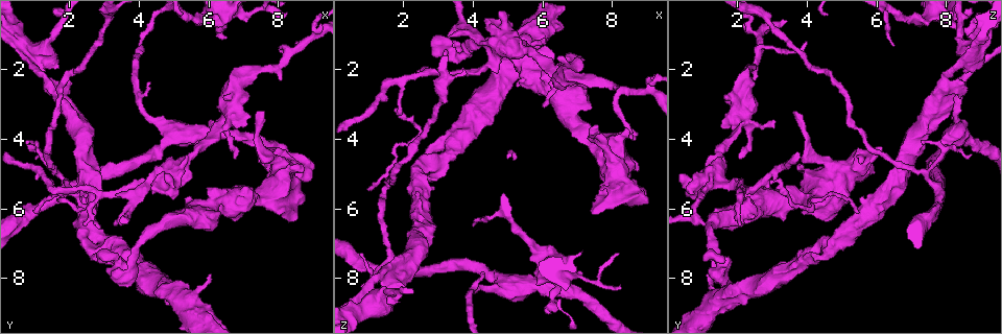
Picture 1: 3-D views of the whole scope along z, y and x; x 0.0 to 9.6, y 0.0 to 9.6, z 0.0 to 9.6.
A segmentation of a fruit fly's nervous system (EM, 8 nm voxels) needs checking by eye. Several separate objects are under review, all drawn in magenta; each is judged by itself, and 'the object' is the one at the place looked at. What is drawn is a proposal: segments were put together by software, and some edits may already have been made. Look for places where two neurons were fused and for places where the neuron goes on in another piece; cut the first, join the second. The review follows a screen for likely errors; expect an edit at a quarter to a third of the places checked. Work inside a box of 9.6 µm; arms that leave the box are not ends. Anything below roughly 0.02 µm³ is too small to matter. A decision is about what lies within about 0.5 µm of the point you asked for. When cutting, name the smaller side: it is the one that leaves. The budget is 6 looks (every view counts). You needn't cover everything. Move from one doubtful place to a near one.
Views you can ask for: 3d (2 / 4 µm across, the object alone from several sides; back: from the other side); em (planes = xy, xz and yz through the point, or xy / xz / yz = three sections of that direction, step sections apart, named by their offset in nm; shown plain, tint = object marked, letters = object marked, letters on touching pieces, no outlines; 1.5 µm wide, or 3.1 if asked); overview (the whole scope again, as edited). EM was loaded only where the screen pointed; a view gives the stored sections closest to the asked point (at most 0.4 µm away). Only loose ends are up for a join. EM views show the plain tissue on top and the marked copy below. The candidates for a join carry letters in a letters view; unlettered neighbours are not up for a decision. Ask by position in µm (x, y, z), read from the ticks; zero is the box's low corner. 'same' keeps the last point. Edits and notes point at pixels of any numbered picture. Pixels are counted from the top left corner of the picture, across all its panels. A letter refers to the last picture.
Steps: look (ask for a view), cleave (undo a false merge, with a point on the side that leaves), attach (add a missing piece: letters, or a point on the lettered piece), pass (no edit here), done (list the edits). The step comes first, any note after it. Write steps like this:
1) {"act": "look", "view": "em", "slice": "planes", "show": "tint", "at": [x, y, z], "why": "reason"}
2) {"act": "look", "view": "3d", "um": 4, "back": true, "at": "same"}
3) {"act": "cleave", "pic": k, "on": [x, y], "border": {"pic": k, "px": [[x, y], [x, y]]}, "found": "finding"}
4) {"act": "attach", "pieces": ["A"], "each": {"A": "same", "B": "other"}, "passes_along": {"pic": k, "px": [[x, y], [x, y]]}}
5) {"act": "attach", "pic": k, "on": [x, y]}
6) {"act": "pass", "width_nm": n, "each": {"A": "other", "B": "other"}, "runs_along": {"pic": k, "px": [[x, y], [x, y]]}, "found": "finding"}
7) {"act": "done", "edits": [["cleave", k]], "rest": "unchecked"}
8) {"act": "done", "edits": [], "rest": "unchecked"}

{"act": "look", "view": "3d", "um": 2, "at": [3.60, 8.20, 1.55], "why": "free end"}

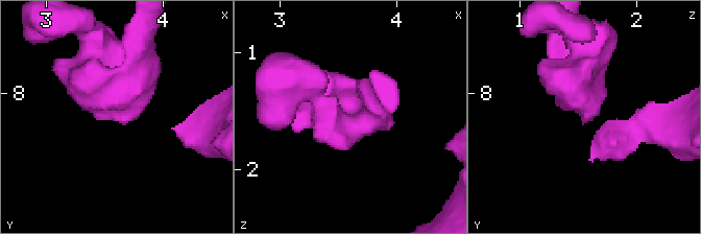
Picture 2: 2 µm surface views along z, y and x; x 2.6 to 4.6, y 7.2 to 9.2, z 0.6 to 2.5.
{"act": "look", "view": "em", "slice": "xy", "step": 4, "show": "tint", "at": [3.58, 8.24, 1.54]}

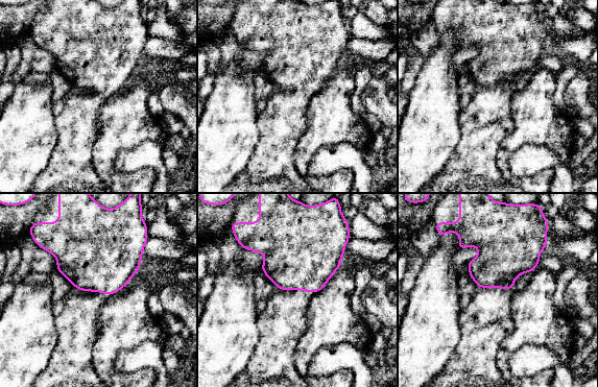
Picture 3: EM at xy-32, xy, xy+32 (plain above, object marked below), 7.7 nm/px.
{"act": "look", "view": "em", "slice": "planes", "show": "letters", "at": "same", "why": "another direction"}

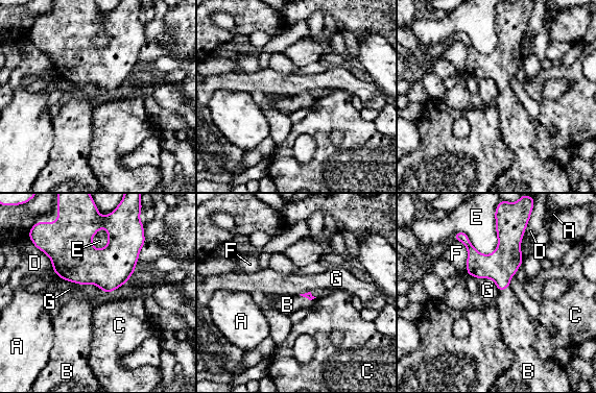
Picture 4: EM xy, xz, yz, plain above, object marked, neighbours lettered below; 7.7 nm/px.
{"act": "attach", "pic": 4, "on": [287, 304], "each": {"A": "other", "B": "same", "C": "other", "D": "other", "E": "other", "F": "other", "G": "other"}, "passes_along": {"pic": 4, "px": [[308, 295], [304, 296], [287, 304]]}, "found": "it goes on there"}

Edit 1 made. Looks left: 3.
{"act": "look", "view": "overview", "why": "redraw"}

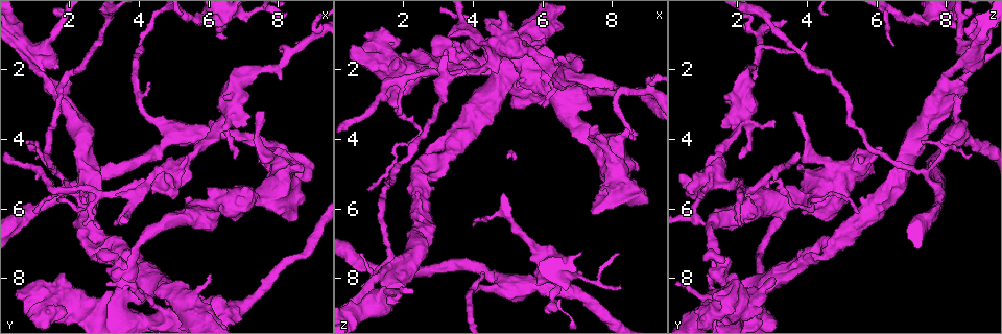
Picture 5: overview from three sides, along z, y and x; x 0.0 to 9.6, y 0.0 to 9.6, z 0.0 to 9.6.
{"act": "look", "view": "3d", "um": 4, "at": [7.15, 2.20, 2.30], "why": "sudden change in width"}

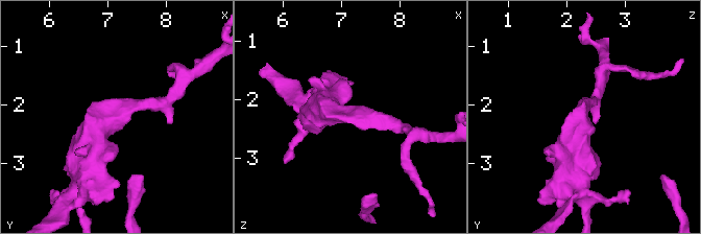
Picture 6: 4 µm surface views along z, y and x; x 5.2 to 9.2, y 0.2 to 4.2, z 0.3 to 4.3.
{"act": "look", "view": "em", "slice": "planes", "show": "letters", "at": [7.05, 2.25, 2.20], "arm_widths_nm": [200, 480]}

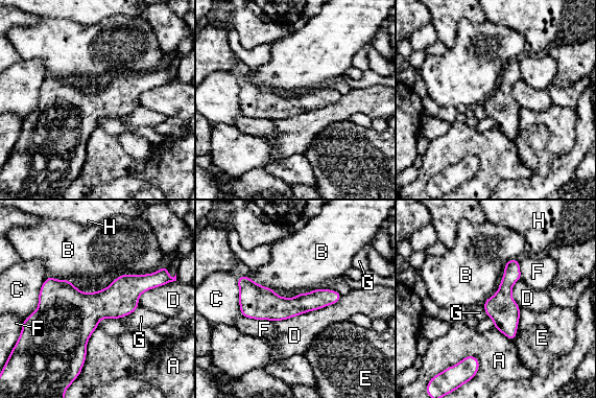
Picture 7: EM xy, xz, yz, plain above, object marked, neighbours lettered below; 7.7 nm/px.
{"act": "pass", "each": {"A": "other", "B": "other", "C": "other", "D": "other", "E": "other", "F": "other", "G": "other", "H": "other"}, "runs_along": {"pic": 7, "px": [[239, 280], [264, 304], [337, 298]]}, "found": "all the same neuron"}

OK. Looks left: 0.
{"act": "done", "edits": [["attach", 4]], "rest": "unchecked"}

